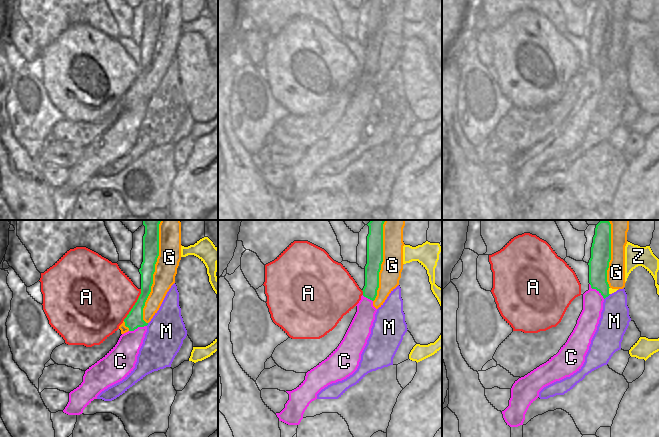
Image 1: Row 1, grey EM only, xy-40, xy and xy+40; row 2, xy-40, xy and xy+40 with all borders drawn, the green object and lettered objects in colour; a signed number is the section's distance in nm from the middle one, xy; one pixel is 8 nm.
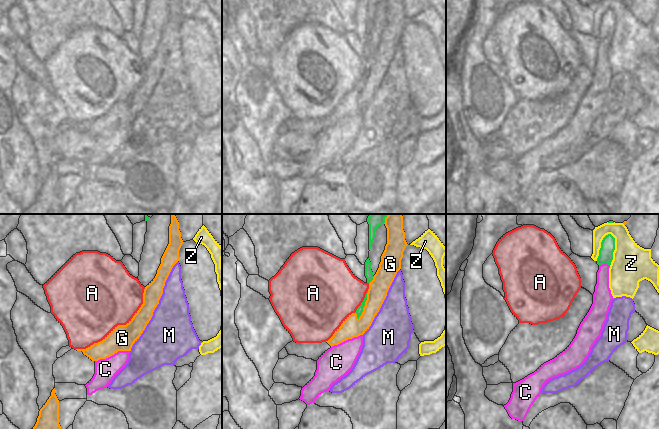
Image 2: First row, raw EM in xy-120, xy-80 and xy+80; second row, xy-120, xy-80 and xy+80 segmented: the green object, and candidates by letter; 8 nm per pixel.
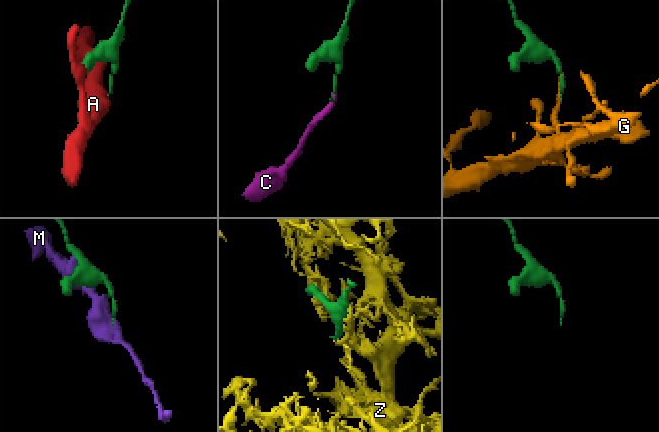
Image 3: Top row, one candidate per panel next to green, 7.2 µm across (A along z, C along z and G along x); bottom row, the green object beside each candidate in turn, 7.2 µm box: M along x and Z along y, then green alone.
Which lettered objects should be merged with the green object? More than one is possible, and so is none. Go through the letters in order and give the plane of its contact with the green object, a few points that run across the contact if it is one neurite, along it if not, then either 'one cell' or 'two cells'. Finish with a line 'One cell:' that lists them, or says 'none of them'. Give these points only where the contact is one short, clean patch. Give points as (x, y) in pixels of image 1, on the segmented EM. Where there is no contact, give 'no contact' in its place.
A: meets green in xy-40; line xy-40 (141, 289), (137, 301), (123, 320); two cells
C: meets green in xy+40; one cell
G: meets green in xy-40; two cells
M: meets green in xy+40; two cells
Z: meets green in xy+40; two cells
One cell: C

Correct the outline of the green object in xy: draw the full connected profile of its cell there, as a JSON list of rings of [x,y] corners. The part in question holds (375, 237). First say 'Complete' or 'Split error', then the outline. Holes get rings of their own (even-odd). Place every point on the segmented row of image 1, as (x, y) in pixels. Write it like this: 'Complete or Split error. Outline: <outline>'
Split error. Outline: [[[371,220],[369,234],[367,236],[367,264],[365,266],[365,286],[361,300],[356,305],[357,312],[339,346],[321,363],[306,373],[305,380],[294,390],[286,391],[289,400],[285,408],[276,413],[279,421],[288,425],[299,425],[303,419],[303,414],[309,404],[317,399],[317,394],[332,383],[342,381],[352,375],[358,368],[361,354],[367,344],[371,334],[371,328],[375,320],[377,309],[373,306],[373,301],[377,296],[379,288],[379,272],[383,262],[383,224],[385,220]]]

